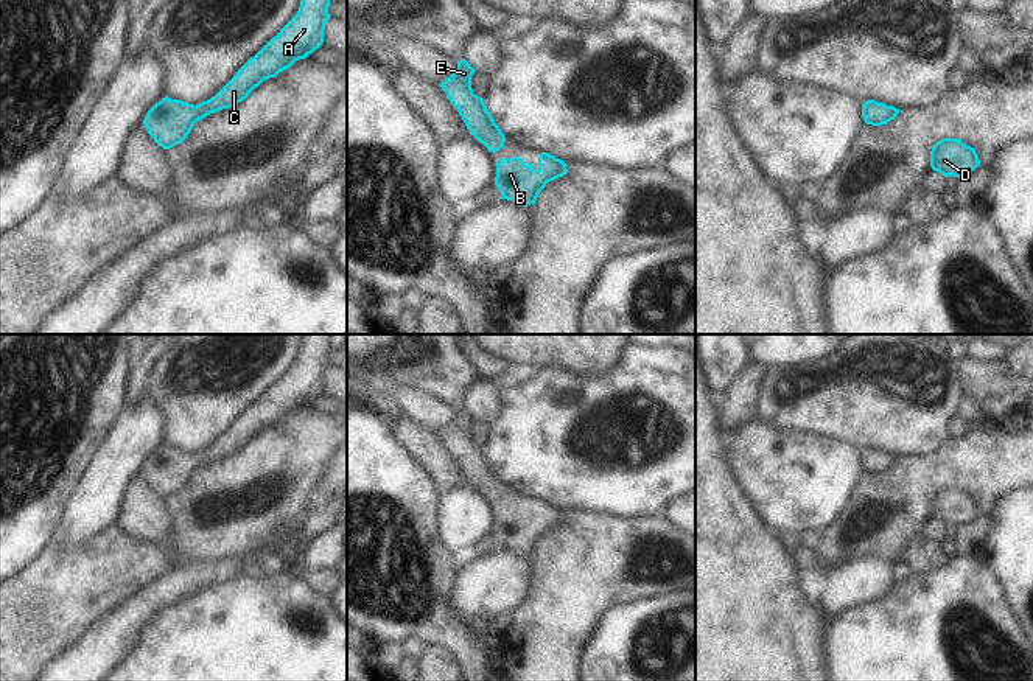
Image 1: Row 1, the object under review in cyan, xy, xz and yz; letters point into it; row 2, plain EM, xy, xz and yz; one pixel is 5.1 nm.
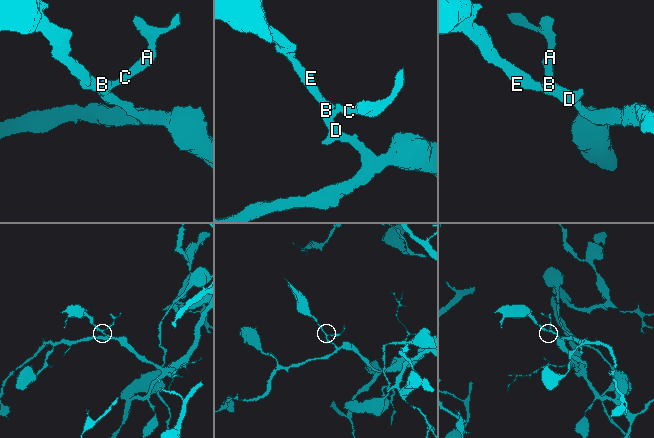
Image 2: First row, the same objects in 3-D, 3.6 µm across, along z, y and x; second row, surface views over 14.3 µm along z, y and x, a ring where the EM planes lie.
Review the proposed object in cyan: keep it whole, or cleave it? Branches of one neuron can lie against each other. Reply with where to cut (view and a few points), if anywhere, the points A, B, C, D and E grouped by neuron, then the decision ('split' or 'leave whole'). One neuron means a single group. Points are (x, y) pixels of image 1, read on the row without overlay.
no cut; A B C D E; leave whole

